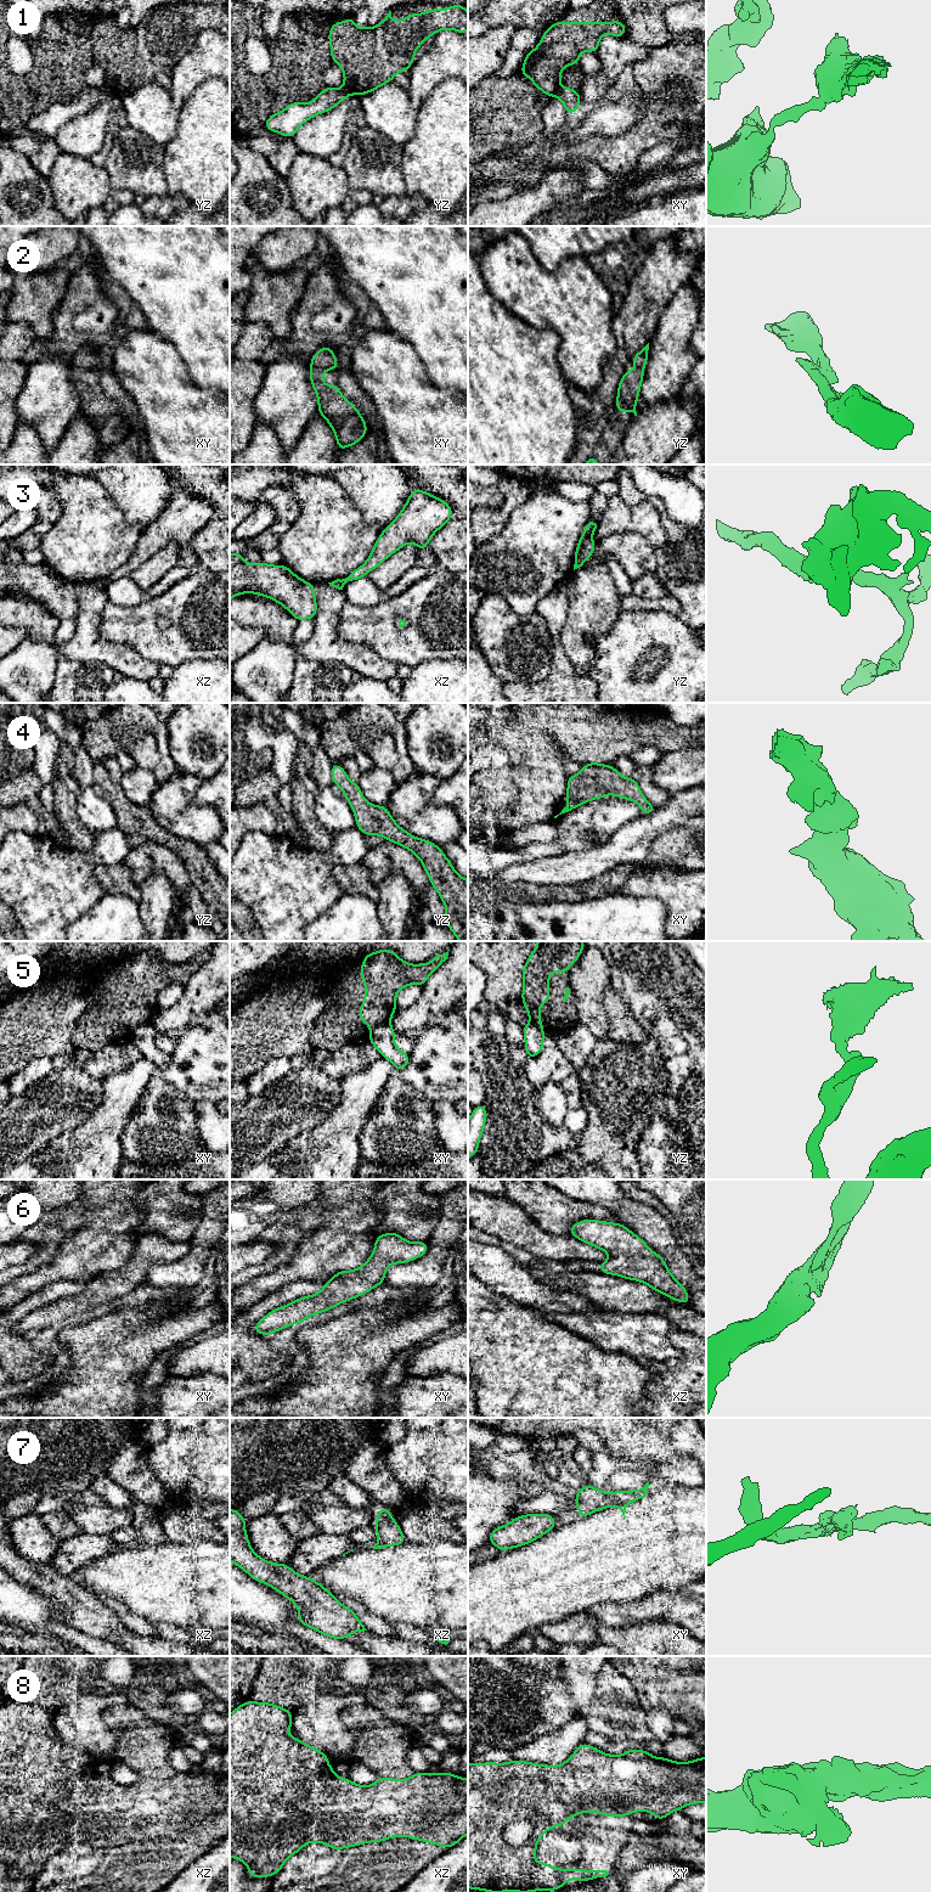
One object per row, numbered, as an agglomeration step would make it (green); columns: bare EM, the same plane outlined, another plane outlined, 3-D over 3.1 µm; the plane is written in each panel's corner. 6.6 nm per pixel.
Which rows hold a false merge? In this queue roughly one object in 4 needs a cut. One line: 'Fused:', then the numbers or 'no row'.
Fused: 1, 3, 5, 7

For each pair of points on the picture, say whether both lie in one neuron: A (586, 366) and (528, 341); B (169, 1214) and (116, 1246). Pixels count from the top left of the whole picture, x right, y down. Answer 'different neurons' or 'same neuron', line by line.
A: different neurons
B: different neurons

